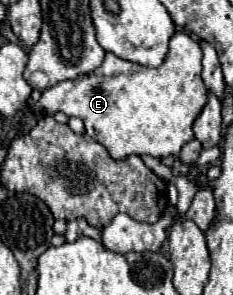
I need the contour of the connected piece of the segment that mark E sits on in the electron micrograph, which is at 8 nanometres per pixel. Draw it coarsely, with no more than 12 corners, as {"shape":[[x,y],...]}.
{"shape":[[198,41],[158,69],[106,53],[42,91],[40,115],[80,117],[116,161],[176,157],[208,101]]}

